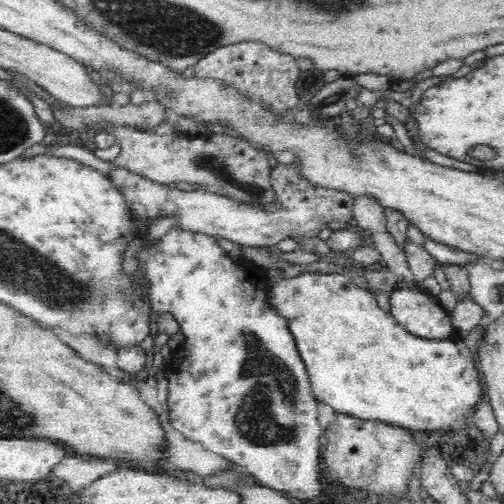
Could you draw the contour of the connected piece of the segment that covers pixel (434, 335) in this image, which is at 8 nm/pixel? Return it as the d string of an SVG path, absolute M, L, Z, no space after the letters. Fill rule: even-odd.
M420 286L397 288L389 296L391 315L398 321L398 324L406 329L408 333L422 339L434 340L455 340L459 338L458 333L452 326L450 313L439 305L438 300Z

